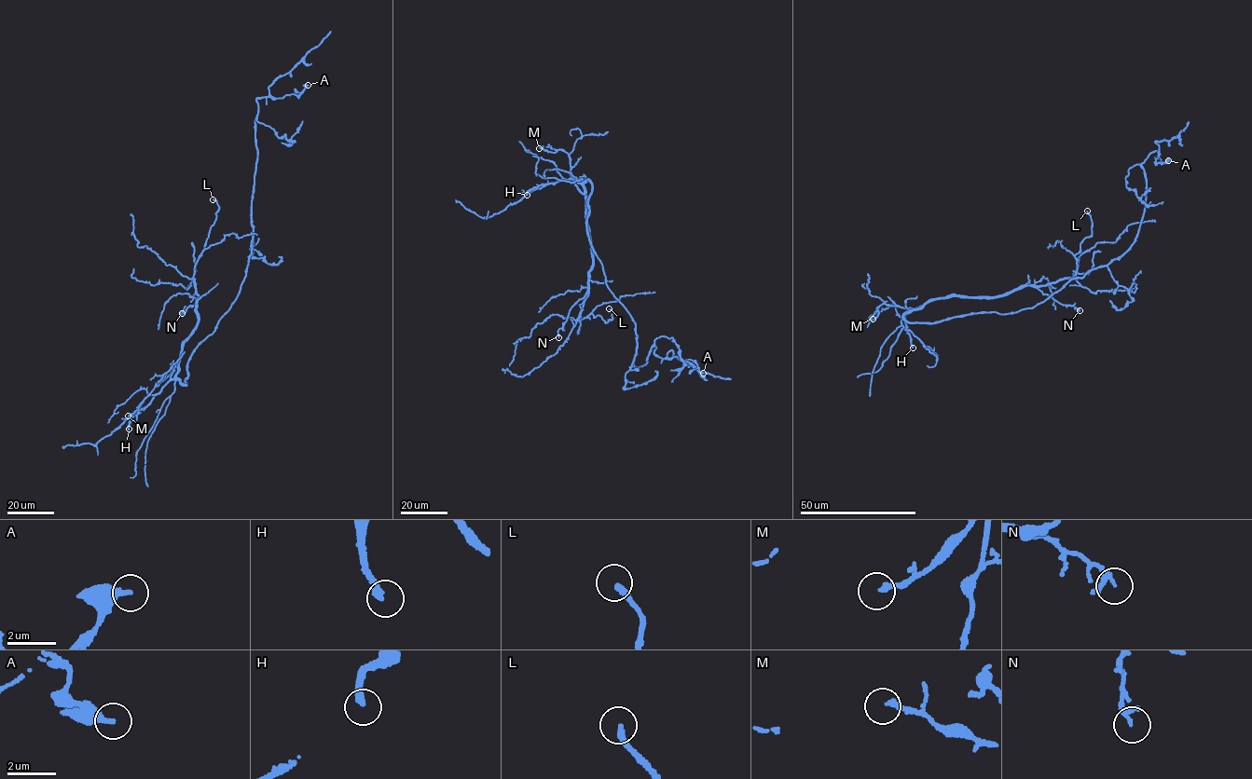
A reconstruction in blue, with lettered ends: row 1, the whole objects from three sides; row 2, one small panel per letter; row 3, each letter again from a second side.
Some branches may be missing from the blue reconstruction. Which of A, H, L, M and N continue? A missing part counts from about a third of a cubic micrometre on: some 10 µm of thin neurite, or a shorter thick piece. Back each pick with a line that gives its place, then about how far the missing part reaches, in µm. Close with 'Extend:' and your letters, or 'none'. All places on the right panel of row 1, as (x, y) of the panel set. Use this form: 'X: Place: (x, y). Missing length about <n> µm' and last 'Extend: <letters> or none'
H: Place: (913, 348). Missing length about 45 µm
L: Place: (1087, 211). Missing length about 25 µm
Extend: H, L

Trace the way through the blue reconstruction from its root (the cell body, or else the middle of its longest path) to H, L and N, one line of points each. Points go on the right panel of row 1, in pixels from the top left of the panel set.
H: (987, 312), (927, 323), (906, 321), (903, 317), (906, 311), (909, 311), (905, 314), (904, 322), (913, 348)
L: (987, 312), (931, 323), (903, 317), (939, 299), (998, 297), (1071, 278), (1080, 242), (1092, 234), (1087, 211)
N: (987, 312), (931, 323), (906, 321), (903, 317), (935, 299), (998, 297), (1025, 285), (1080, 310)

